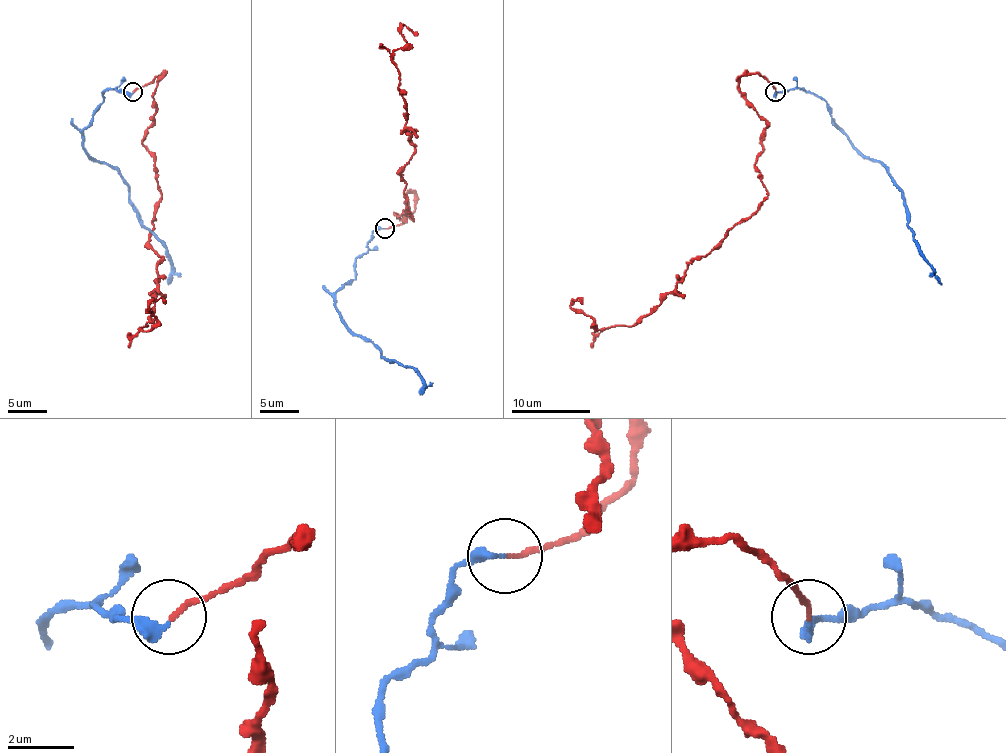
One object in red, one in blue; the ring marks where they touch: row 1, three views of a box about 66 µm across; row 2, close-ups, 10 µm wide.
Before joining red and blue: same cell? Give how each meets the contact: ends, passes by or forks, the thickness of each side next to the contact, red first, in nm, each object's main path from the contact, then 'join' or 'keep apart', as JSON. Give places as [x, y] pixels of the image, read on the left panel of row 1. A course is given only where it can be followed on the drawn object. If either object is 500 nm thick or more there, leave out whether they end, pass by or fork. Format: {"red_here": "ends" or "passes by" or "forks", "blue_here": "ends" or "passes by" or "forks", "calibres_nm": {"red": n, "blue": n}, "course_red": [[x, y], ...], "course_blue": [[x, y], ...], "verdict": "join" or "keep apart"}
{"red_here": "ends", "blue_here": "ends", "calibres_nm": {"red": 140, "blue": 300}, "course_red": [[132, 91], [161, 73], [142, 142], [161, 197], [144, 331], [156, 321], [150, 303], [165, 303]], "course_blue": [[132, 93], [102, 95], [83, 130], [83, 146], [128, 185], [138, 221], [165, 248], [167, 284]], "verdict": "join"}

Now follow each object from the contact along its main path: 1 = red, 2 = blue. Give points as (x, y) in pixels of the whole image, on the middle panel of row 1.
1: (384, 228), (413, 210), (408, 192), (394, 214), (413, 220), (394, 56), (402, 25), (417, 35)
2: (384, 228), (372, 232), (335, 306), (382, 356), (417, 373), (419, 395)

